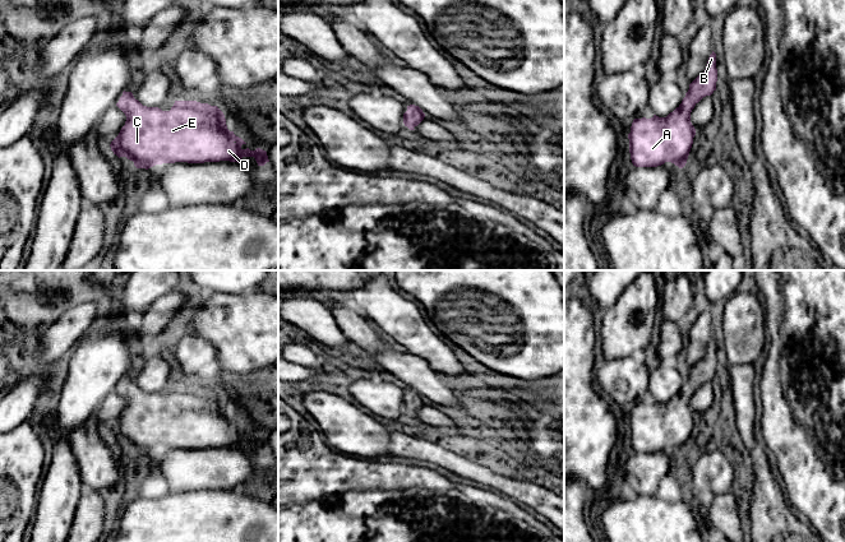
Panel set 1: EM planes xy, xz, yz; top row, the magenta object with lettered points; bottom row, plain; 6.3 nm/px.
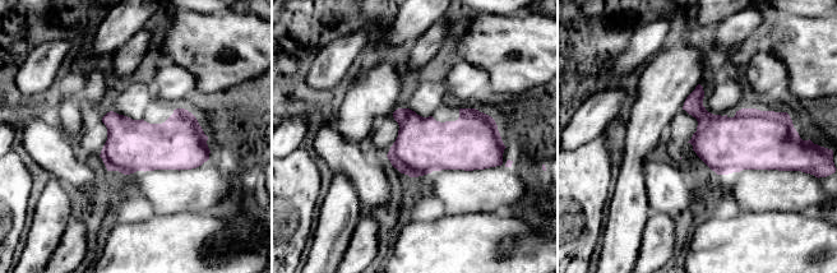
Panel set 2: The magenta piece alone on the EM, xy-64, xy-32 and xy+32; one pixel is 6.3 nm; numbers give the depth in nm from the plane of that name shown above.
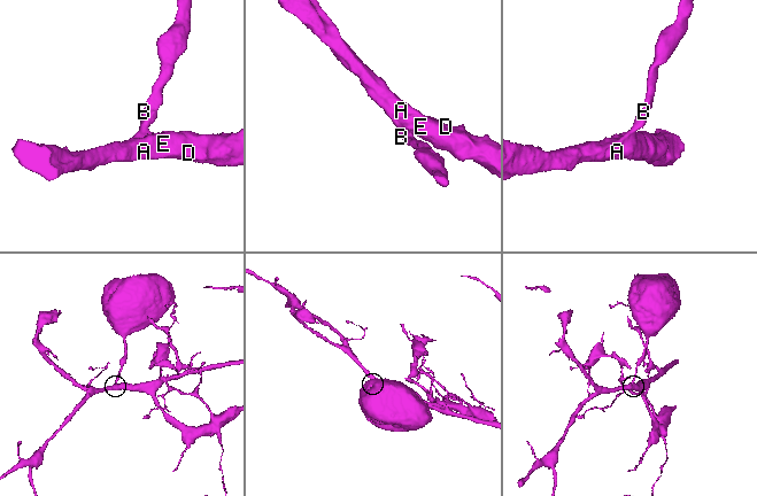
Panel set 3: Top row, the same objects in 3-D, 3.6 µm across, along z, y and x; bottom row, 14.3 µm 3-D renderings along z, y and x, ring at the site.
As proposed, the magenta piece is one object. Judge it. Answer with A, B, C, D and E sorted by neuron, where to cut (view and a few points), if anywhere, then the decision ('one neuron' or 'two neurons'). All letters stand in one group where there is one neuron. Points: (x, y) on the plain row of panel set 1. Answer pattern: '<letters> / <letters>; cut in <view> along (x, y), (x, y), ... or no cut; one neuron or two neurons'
A B C D E; no cut; one neuron

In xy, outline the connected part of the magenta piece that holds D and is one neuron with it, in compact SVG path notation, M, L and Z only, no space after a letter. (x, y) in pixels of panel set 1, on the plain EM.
M125 376L116 392L125 399L126 407L110 432L114 440L133 446L137 454L148 455L156 450L175 448L230 446L239 449L243 443L254 443L258 451L269 448L265 436L241 434L246 428L227 414L225 400L217 392L197 386L175 386L170 397L162 397L158 393L143 392L131 377Z

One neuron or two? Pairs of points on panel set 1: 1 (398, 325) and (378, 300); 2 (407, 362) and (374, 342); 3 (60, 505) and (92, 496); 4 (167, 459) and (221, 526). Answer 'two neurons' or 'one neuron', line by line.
1: one neuron
2: two neurons
3: two neurons
4: two neurons

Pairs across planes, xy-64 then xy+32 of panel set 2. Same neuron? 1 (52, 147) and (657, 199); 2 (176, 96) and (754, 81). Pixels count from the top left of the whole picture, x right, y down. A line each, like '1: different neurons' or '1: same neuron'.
1: same neuron
2: same neuron

